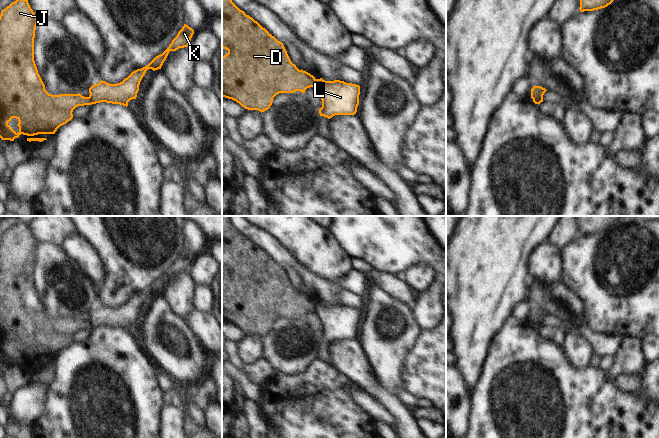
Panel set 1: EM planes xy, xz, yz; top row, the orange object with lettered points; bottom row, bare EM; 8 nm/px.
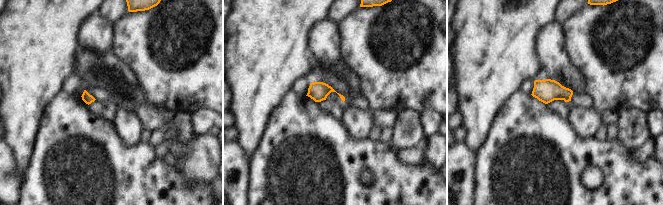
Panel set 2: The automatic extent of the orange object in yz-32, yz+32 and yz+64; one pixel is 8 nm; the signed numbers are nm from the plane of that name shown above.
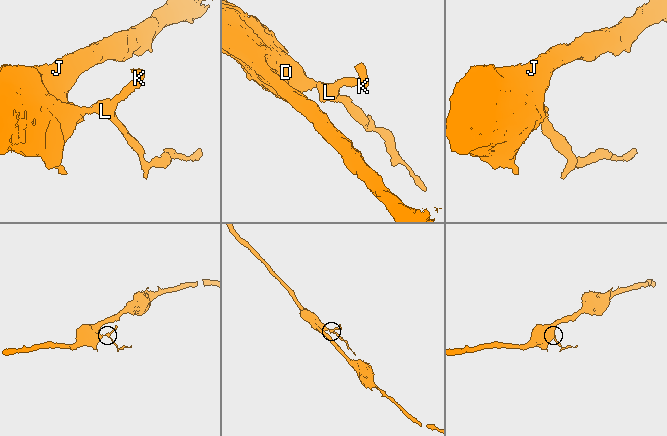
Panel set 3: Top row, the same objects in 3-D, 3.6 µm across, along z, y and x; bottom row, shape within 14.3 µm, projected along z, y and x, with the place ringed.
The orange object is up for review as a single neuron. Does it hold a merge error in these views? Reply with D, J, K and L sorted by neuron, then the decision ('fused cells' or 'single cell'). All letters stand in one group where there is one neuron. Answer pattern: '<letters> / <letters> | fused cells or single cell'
D J / K L | fused cells

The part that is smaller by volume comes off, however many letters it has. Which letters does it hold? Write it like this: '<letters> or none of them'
K, L

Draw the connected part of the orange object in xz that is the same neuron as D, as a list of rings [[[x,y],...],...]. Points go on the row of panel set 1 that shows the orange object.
[[[222,0],[222,48],[228,51],[222,56],[222,97],[236,101],[245,109],[258,110],[262,113],[270,108],[277,94],[296,91],[305,93],[307,88],[315,85],[316,79],[313,75],[299,70],[291,62],[283,43],[240,10],[232,0]]]

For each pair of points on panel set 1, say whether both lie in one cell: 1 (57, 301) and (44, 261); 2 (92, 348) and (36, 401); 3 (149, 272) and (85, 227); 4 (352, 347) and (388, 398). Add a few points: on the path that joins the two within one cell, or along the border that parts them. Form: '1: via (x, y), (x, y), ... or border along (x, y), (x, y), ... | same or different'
1: via (57, 291), (57, 277), (51, 271) | same
2: border along (48, 386), (45, 402), (40, 414) | different
3: via (133, 260), (116, 241), (112, 241), (101, 230) | same
4: via (352, 360), (354, 367), (375, 388) | same

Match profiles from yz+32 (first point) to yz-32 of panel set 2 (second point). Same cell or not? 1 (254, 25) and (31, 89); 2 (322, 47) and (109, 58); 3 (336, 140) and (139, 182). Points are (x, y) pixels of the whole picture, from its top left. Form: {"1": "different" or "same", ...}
{"1": "same", "2": "different", "3": "same"}

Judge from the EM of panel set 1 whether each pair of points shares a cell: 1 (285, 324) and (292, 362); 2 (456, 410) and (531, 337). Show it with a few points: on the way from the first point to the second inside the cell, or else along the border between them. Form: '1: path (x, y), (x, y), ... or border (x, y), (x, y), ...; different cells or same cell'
1: path (285, 334), (284, 341), (287, 344), (287, 353); same cell
2: border (472, 391), (471, 412), (468, 418); different cells

